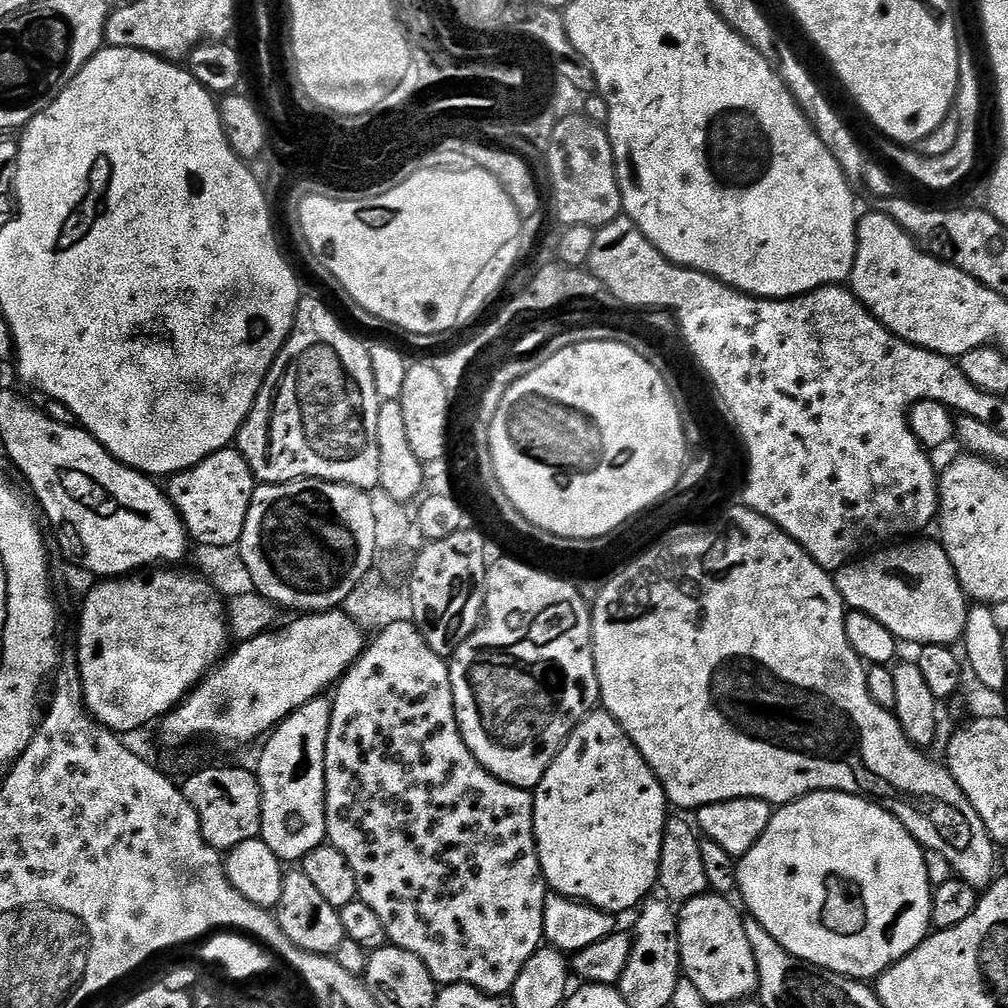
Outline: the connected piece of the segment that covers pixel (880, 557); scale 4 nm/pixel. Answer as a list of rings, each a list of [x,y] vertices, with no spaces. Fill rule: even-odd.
[[[922,544],[890,549],[879,549],[873,554],[845,564],[837,571],[834,578],[836,588],[845,600],[845,605],[853,611],[870,614],[876,621],[882,622],[902,642],[913,640],[916,646],[926,644],[952,646],[955,645],[955,640],[956,643],[961,641],[970,604],[943,545]]]

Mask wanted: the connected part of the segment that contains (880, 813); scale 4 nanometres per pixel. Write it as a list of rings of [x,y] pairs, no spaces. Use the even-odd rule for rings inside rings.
[[[843,790],[810,792],[800,800],[794,800],[791,804],[777,807],[773,811],[762,838],[754,842],[748,853],[739,857],[736,864],[736,882],[739,895],[744,895],[743,907],[752,911],[749,912],[751,919],[758,921],[790,955],[806,961],[807,964],[817,964],[819,968],[836,972],[839,976],[851,976],[853,980],[872,982],[891,964],[897,964],[903,956],[919,946],[932,928],[934,880],[928,877],[928,864],[924,861],[924,856],[926,857],[926,852],[922,845],[904,829],[900,820],[879,803]]]

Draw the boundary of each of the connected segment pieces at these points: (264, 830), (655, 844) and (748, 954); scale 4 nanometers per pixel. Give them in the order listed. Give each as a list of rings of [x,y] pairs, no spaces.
[[[317,698],[306,706],[302,706],[297,712],[291,712],[288,719],[281,720],[274,731],[267,737],[268,745],[260,752],[260,765],[254,768],[256,779],[260,781],[260,793],[262,794],[262,826],[260,836],[274,850],[274,854],[281,862],[288,860],[303,861],[310,850],[319,848],[325,843],[328,834],[326,822],[326,802],[324,791],[326,790],[326,738],[330,730],[330,718],[332,717],[332,700]]]
[[[592,712],[569,734],[542,782],[534,789],[532,805],[540,871],[553,893],[592,904],[603,912],[621,914],[627,908],[635,909],[649,895],[647,892],[657,887],[670,801],[638,746],[634,746],[626,730],[609,712]]]
[[[705,894],[683,901],[684,909],[678,912],[683,975],[702,990],[712,1006],[742,999],[751,988],[753,991],[756,976],[754,950],[750,950],[750,938],[746,938],[744,929],[745,917],[728,900],[724,894]]]

